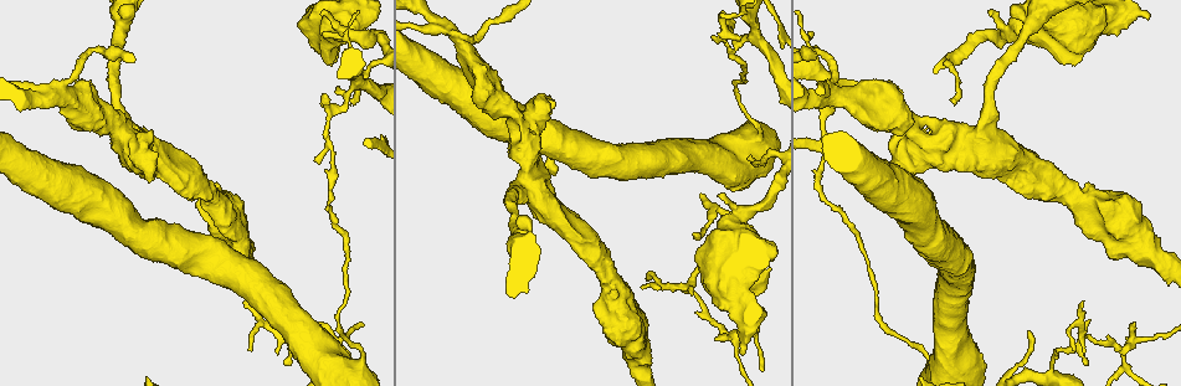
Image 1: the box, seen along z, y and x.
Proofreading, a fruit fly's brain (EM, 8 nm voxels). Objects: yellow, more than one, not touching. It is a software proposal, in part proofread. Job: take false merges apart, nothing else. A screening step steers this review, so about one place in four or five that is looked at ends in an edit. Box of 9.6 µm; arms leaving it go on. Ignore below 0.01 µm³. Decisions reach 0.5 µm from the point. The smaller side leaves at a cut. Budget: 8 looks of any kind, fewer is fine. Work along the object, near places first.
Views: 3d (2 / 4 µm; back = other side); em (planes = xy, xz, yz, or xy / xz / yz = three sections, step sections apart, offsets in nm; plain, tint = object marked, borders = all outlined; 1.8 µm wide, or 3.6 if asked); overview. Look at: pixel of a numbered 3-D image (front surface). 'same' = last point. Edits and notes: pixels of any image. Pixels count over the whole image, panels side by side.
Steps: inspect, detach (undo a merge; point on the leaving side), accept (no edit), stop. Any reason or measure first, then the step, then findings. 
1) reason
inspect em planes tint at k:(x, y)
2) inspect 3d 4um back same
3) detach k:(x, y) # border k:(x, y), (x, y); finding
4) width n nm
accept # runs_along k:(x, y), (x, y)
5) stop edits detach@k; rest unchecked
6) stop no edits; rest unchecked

sharp bend
inspect em xz step 8 tint at 1:(1008, 377)

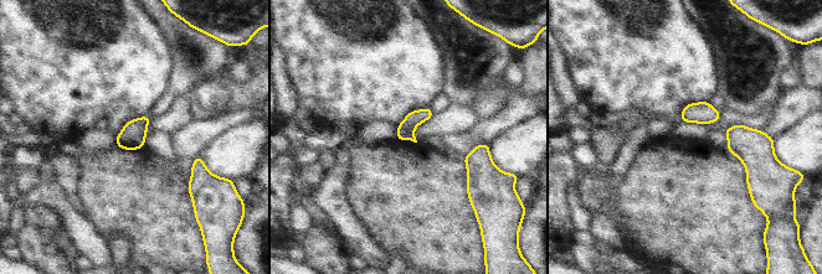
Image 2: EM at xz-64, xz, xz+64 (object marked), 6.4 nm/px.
another direction
inspect em planes tint same

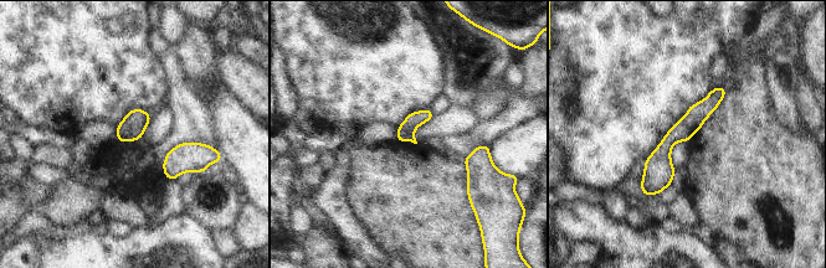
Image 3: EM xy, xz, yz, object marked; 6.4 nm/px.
accept # runs_along 3:(721, 91), (665, 147), (647, 191); one neuron here

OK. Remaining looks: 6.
sudden change in width
inspect 3d 4um at 1:(772, 154)

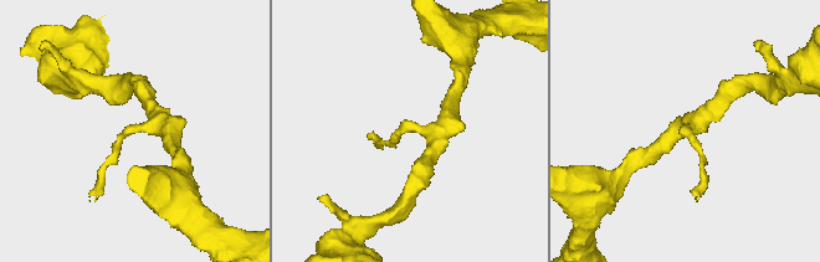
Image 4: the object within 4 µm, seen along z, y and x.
inspect em yz step 4 tint at 4:(408, 124)

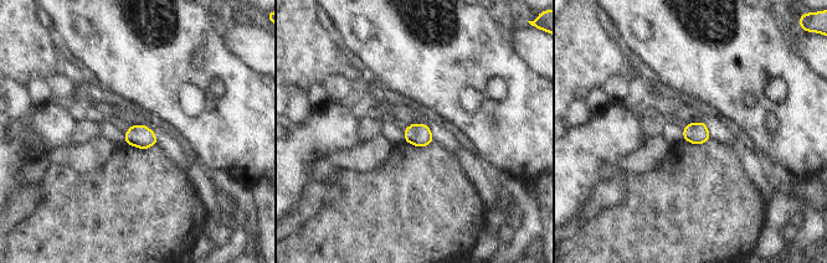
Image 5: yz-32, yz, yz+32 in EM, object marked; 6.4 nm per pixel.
cut it another way
inspect em planes tint same

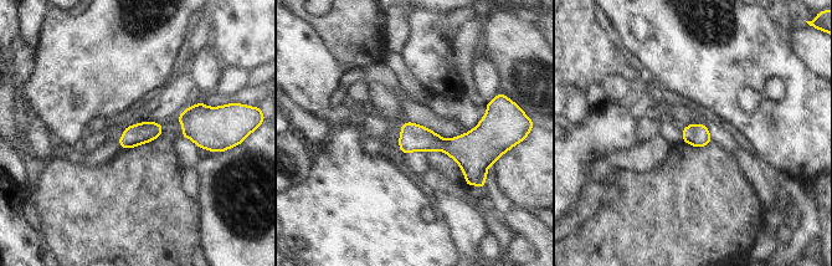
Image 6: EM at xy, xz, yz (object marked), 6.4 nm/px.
width 140 nm
accept # continuous, no second neuron

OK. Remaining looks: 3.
two arms in line, one across
inspect em xz step 8 tint at 1:(755, 35)

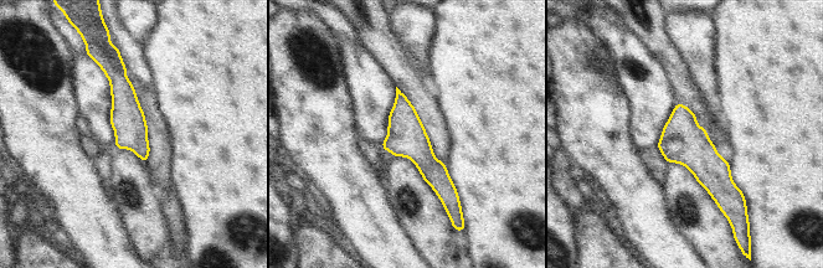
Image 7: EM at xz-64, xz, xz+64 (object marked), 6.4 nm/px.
cut it another way
inspect em planes borders same

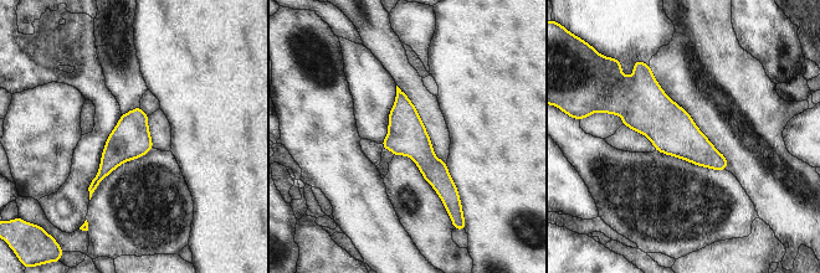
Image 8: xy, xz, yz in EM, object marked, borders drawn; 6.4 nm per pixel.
accept # runs_along 8:(399, 93), (406, 134), (446, 200); all the same neuron

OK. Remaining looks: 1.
stop no edits; rest unchecked

